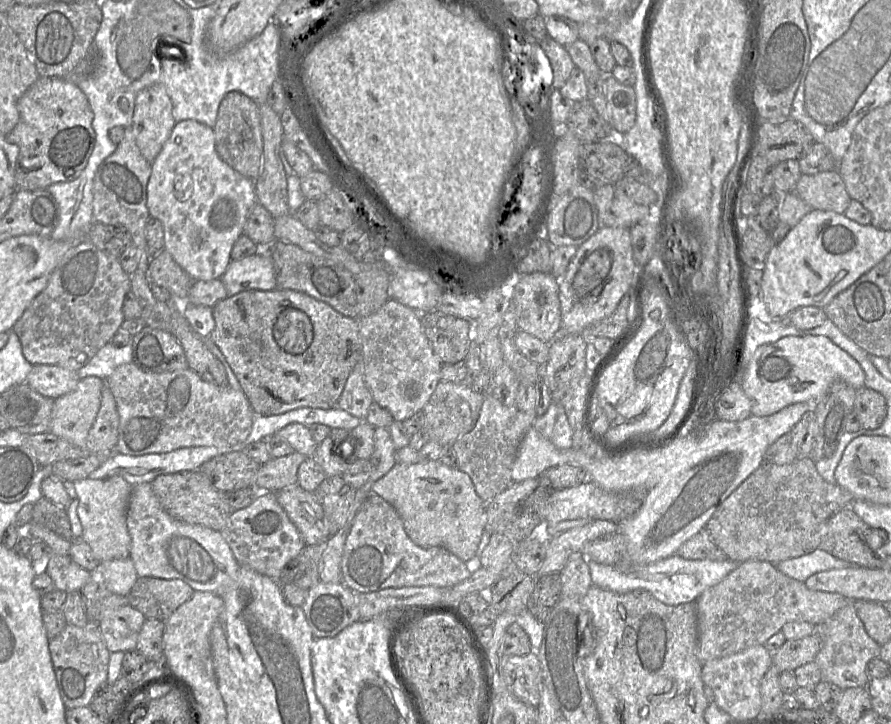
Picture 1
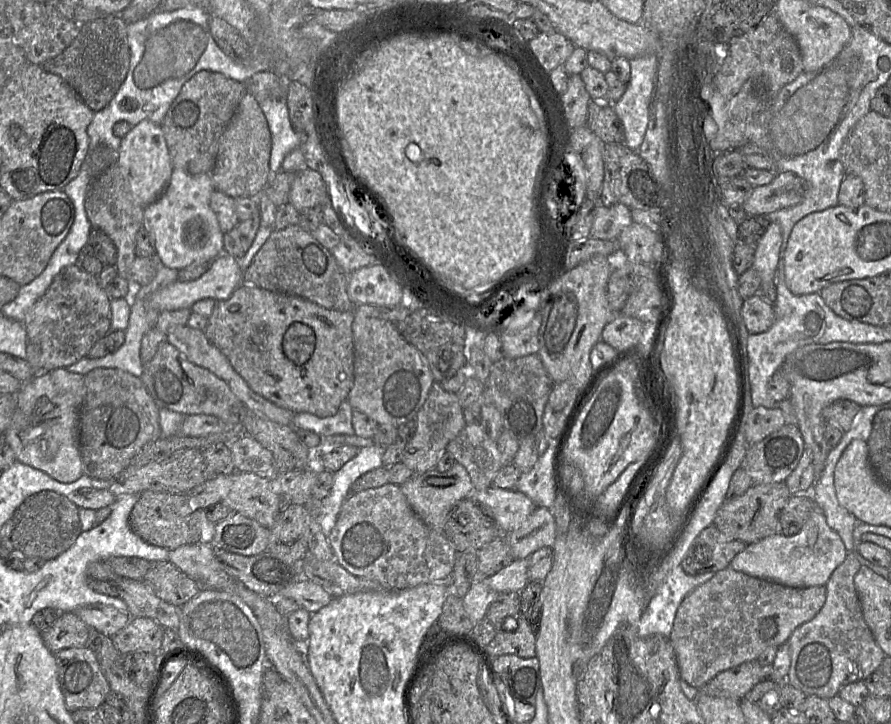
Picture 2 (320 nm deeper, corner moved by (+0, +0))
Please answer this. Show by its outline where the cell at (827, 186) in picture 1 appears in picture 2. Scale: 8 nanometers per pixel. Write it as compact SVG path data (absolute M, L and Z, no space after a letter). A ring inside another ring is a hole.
M793 172L777 173L771 183L754 187L742 205L748 216L767 215L799 204L808 189L809 182L799 175Z

